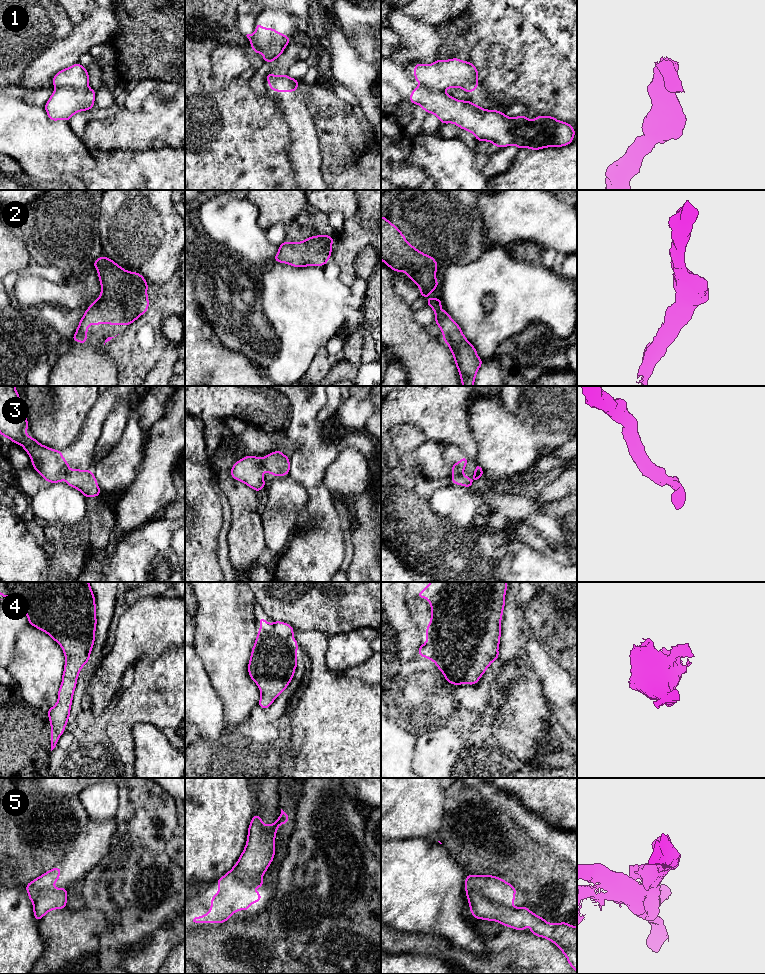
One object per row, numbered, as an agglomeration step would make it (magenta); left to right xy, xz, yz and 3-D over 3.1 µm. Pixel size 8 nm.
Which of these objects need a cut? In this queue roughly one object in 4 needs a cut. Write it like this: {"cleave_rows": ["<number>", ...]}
{"cleave_rows": ["1", "5"]}

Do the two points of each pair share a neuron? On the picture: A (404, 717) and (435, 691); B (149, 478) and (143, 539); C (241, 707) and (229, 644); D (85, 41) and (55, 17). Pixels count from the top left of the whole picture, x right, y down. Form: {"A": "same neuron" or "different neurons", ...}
{"A": "same neuron", "B": "different neurons", "C": "same neuron", "D": "different neurons"}

